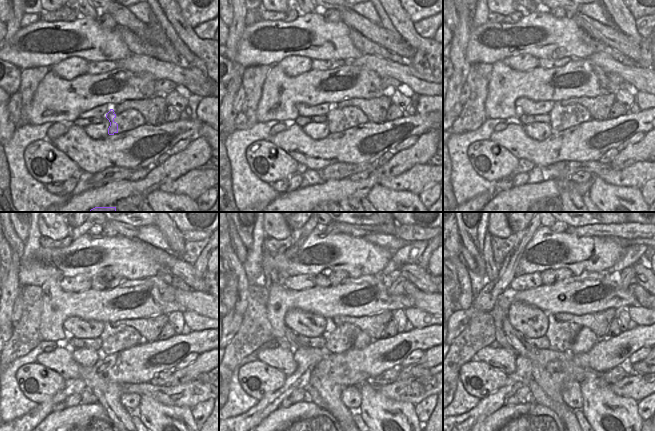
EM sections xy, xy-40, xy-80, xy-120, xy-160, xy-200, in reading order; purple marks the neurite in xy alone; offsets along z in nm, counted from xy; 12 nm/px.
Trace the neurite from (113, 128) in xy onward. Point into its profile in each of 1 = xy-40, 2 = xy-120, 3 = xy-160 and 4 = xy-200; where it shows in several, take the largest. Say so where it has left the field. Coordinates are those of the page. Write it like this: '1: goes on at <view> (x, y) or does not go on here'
1: goes on at xy-40 (334, 126)
2: goes on at xy-120 (109, 331)
3: goes on at xy-160 (332, 330)
4: goes on at xy-200 (557, 330)

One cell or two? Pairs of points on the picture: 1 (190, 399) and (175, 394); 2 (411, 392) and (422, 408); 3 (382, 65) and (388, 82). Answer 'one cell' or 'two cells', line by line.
1: one cell
2: two cells
3: two cells

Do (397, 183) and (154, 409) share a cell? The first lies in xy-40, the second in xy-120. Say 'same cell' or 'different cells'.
different cells

